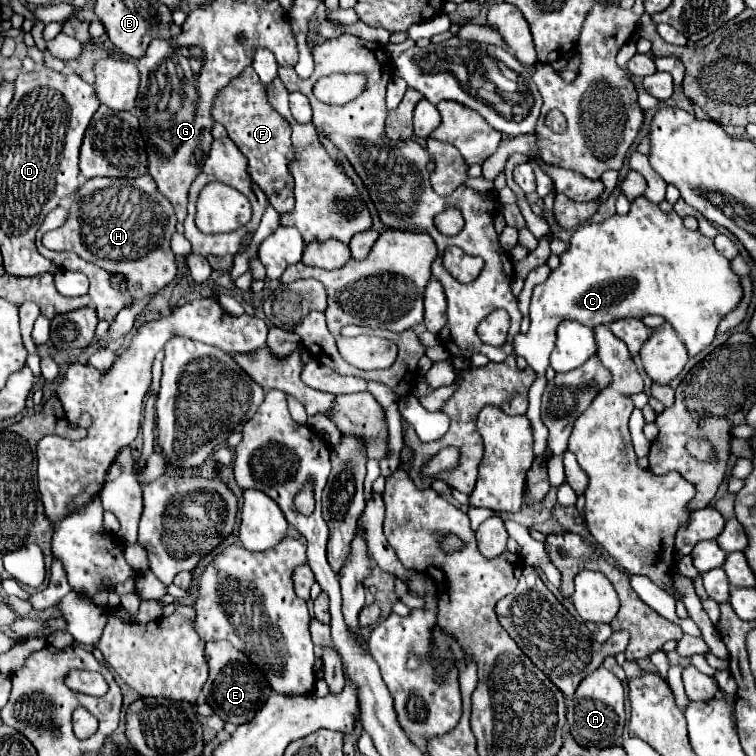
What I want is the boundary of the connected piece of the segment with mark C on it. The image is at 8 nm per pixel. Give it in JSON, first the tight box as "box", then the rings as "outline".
{"box":[514,197,740,458],"outline":[[[638,197],[626,215],[612,215],[600,225],[586,223],[578,227],[570,239],[570,249],[564,255],[560,255],[560,267],[552,271],[544,283],[534,287],[530,301],[530,329],[526,335],[520,333],[514,341],[514,353],[524,357],[537,374],[537,379],[529,389],[529,405],[526,412],[534,429],[534,457],[541,458],[544,454],[549,435],[547,427],[542,423],[541,398],[547,383],[545,373],[546,367],[550,365],[548,357],[556,347],[556,329],[560,321],[572,319],[594,329],[596,325],[608,325],[624,317],[642,319],[646,313],[660,315],[676,329],[678,337],[684,341],[688,349],[688,355],[694,357],[714,341],[720,319],[732,309],[736,309],[740,301],[740,277],[732,271],[730,259],[718,253],[714,241],[704,237],[698,229],[686,229],[680,215],[676,215],[674,211],[662,213],[658,205],[650,203],[644,197]]]}

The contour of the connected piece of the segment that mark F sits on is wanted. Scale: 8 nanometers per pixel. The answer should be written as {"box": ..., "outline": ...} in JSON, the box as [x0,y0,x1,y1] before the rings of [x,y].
{"box":[212,69,294,213],"outline":[[[244,69],[238,77],[234,77],[218,95],[212,117],[222,123],[228,131],[228,137],[236,143],[236,147],[248,157],[248,171],[254,183],[266,193],[268,201],[276,207],[278,213],[286,213],[294,205],[294,185],[288,171],[288,161],[294,157],[294,147],[290,141],[290,123],[278,115],[268,105],[268,95],[264,83],[258,79],[256,71]]]}

